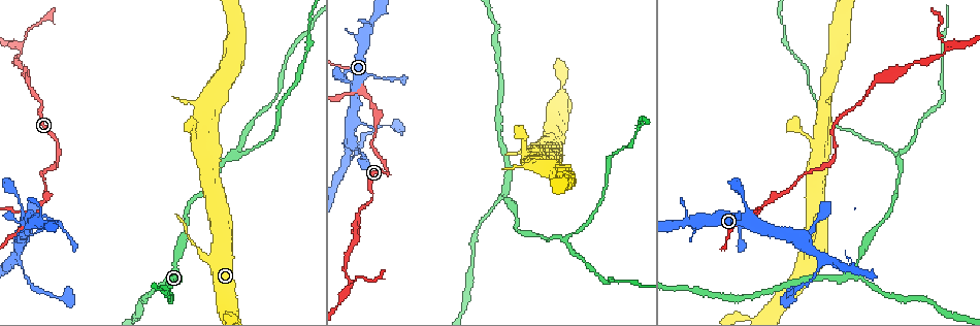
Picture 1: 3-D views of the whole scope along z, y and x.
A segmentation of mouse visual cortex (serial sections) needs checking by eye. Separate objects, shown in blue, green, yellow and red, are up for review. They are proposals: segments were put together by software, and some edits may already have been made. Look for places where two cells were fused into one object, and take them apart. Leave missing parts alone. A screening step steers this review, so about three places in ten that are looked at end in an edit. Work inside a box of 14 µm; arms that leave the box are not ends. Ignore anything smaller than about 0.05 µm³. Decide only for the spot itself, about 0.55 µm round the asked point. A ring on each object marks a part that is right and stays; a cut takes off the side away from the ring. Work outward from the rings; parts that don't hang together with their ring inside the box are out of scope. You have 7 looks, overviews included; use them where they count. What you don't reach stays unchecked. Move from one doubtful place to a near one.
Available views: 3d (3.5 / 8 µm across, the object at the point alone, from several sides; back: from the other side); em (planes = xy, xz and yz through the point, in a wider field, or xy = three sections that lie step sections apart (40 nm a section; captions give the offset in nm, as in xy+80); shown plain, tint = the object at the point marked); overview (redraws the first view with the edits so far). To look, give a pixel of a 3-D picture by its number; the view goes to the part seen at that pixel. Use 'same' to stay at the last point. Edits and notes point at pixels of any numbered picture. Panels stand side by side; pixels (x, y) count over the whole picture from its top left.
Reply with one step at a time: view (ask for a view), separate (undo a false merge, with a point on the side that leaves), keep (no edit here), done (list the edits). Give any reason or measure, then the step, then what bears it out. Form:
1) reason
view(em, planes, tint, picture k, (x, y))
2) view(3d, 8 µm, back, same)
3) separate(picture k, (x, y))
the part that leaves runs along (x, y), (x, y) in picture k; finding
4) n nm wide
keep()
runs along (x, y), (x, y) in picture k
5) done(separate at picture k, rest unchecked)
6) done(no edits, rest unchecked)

three-way junction
view(3d, 3.5 µm, picture 1, (176, 271))

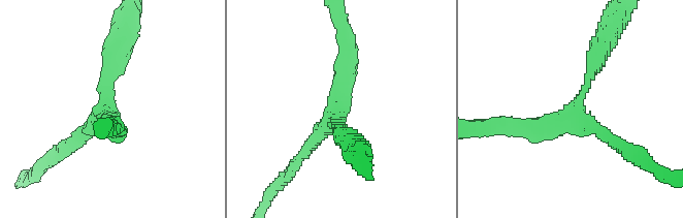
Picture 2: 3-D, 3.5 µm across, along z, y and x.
3 arms; arms of 150, 200, 300 nm
view(em, xy, step 2, tint, picture 2, (337, 109))

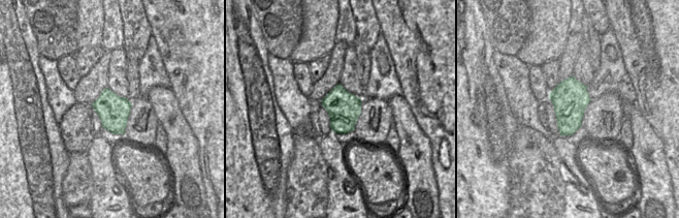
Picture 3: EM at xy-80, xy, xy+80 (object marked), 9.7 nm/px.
keep()
runs along (511, 125), (564, 122), (598, 49) in picture 2; one cell here

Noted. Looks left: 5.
arms part here
view(3d, 3.5 µm, picture 1, (21, 50))

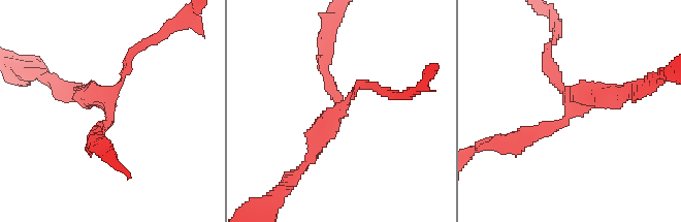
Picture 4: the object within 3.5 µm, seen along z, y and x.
view(em, xy, step 2, tint, picture 4, (111, 104))

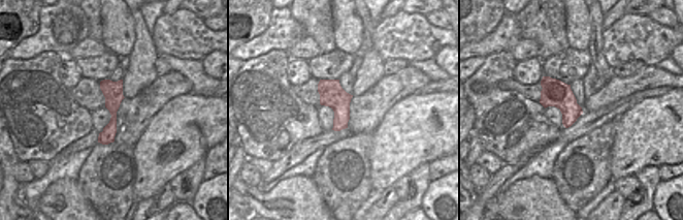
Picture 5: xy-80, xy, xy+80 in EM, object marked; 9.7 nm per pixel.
keep()
runs along (120, 83), (104, 142) in picture 5; continuous, no second cell

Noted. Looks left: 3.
abrupt turn
view(3d, 3.5 µm, picture 1, (752, 215))

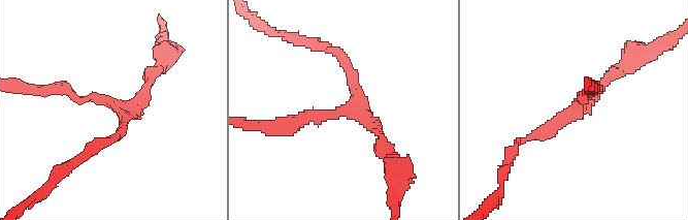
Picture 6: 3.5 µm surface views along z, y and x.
shape alone is not enough
view(em, xy, step 1, tint, picture 6, (129, 112))

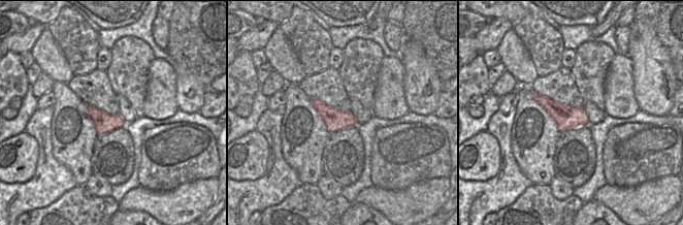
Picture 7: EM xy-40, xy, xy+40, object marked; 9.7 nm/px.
keep()
all the same cell

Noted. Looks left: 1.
done(no edits, rest unchecked)

